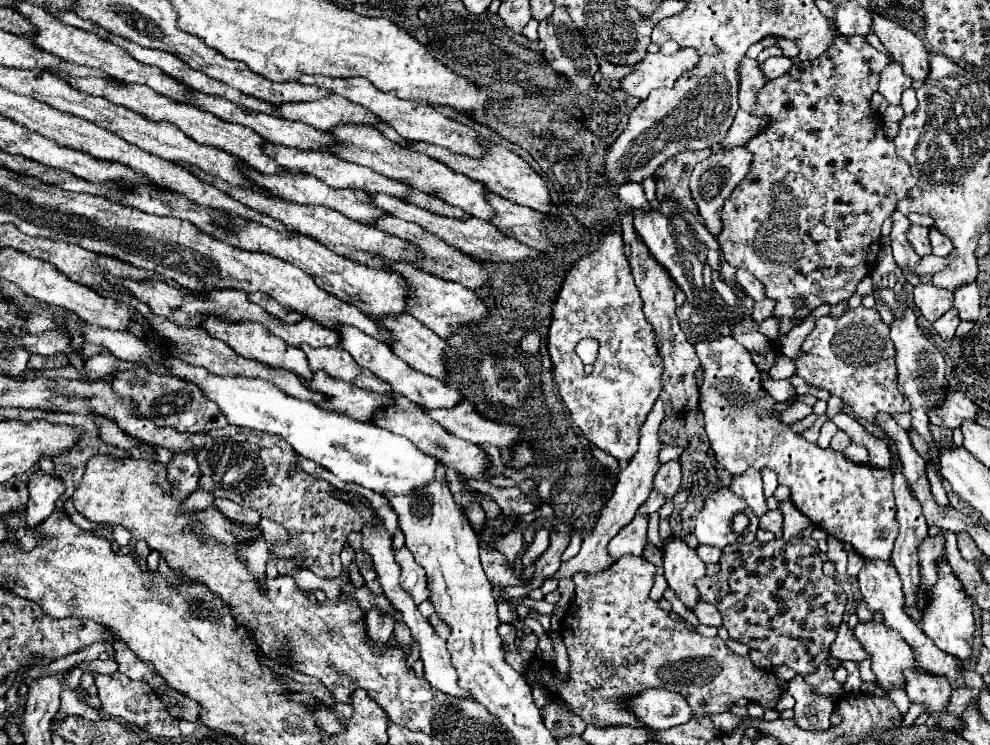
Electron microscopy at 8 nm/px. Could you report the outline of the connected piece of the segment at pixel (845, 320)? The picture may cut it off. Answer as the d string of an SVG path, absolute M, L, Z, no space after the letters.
M855 307L839 319L817 317L815 329L807 335L799 357L793 361L799 377L813 387L827 389L831 395L841 397L857 417L869 421L879 431L883 431L883 427L875 419L877 413L893 417L909 411L907 401L903 401L899 389L895 389L895 347L875 307Z

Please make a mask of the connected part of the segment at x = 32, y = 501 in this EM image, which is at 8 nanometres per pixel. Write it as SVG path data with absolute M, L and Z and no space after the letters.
M37 469L27 481L29 501L27 501L27 523L39 525L55 509L55 501L65 493L65 483L53 475Z

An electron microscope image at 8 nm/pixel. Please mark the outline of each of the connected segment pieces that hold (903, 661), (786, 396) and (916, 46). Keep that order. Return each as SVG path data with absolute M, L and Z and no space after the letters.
M859 623L855 627L855 637L863 645L863 649L871 655L873 673L877 683L885 689L905 689L905 671L915 669L915 657L907 643L887 629L883 623Z
M781 379L781 381L765 381L763 383L765 385L765 389L769 389L767 393L773 393L773 397L775 397L775 401L793 401L793 397L795 397L795 389L791 387L791 383L787 381L787 379Z
M875 13L875 35L887 47L891 57L903 65L903 71L913 81L927 79L931 65L929 65L929 53L921 39L917 39L909 29L901 27L899 23L885 19L877 13Z

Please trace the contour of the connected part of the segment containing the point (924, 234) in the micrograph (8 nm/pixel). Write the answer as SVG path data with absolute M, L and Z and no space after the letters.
M911 225L909 233L907 233L907 241L913 245L913 249L917 251L919 257L931 253L931 245L929 245L929 229L927 229L927 227Z

